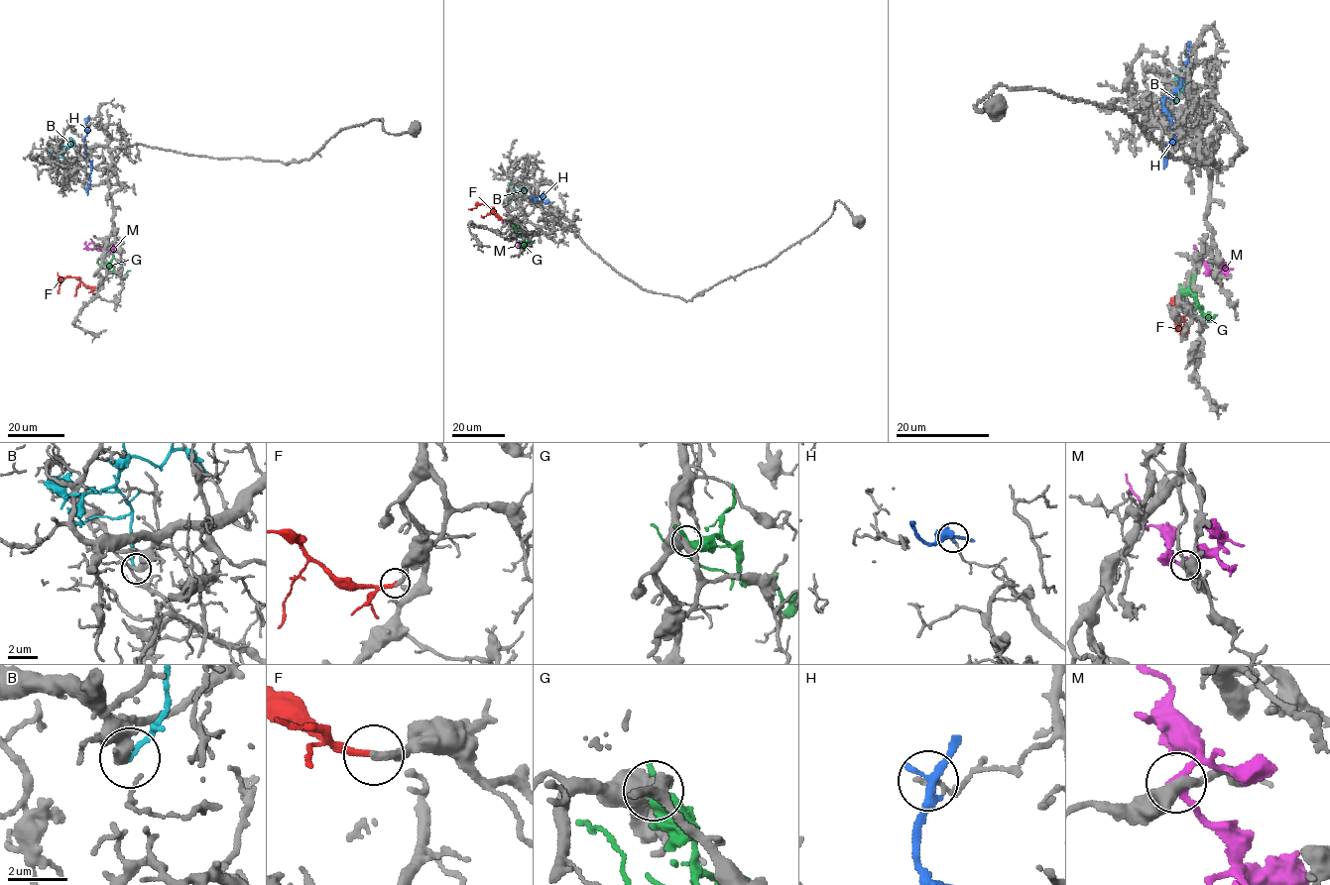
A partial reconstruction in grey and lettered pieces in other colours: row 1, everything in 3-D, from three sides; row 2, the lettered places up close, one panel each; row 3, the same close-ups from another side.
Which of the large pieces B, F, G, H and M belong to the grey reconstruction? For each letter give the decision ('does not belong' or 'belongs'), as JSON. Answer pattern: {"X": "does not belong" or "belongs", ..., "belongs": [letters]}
{"B": "does not belong", "F": "belongs", "G": "does not belong", "H": "does not belong", "M": "does not belong", "belongs": ["F"]}

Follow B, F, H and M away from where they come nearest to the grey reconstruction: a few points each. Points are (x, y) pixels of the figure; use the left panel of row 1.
B: (63, 166), (60, 152), (62, 147), (71, 144), (79, 150)
F: (97, 286), (87, 286), (74, 276), (67, 276), (60, 282), (58, 293)
H: (86, 120), (84, 151), (91, 165), (87, 194)
M: (104, 253), (98, 248), (88, 248), (85, 241)

